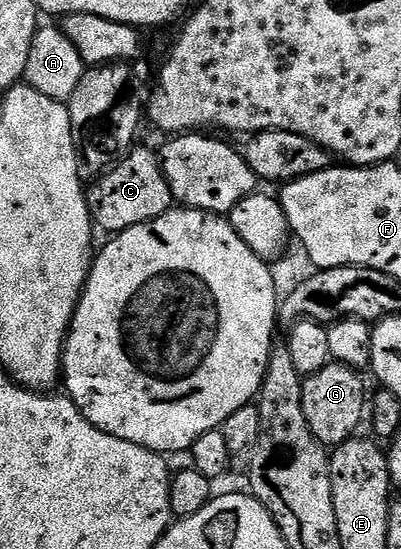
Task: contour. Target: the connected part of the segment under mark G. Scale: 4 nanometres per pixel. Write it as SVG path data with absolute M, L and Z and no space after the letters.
M330 363L323 371L315 371L301 382L303 395L303 416L307 418L307 427L311 427L311 435L326 447L342 445L358 432L361 420L367 417L367 401L365 405L365 381L358 370Z

